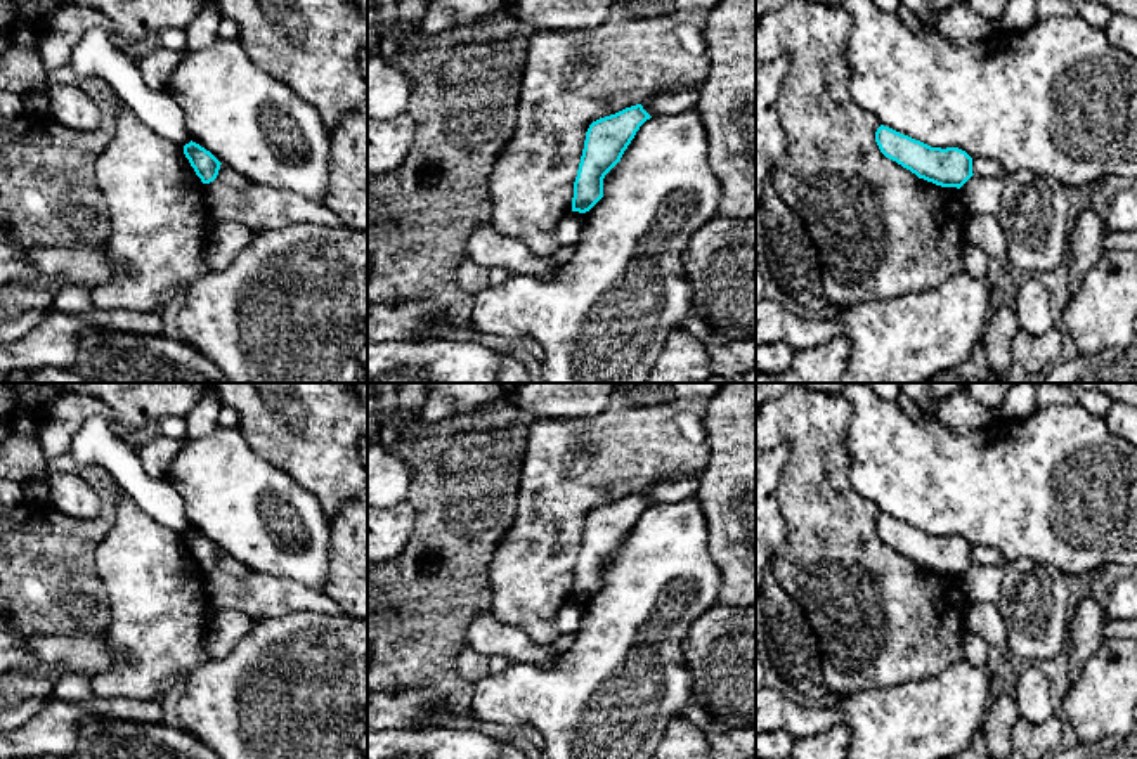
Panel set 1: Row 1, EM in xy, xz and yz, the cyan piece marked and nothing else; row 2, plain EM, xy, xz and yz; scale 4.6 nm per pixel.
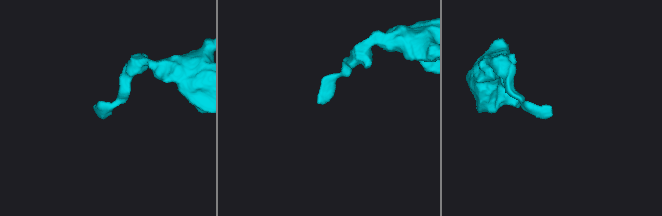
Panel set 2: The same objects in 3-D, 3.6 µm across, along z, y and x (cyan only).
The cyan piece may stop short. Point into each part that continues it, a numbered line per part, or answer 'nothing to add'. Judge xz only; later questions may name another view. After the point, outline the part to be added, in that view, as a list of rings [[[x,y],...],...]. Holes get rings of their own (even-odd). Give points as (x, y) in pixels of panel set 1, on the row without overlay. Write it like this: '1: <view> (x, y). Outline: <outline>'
nothing to add

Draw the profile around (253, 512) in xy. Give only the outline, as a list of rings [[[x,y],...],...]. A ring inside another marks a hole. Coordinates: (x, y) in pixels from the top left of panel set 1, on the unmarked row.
[[[237,428],[184,438],[165,477],[185,504],[191,529],[257,574],[322,591],[329,568],[331,520],[288,473],[260,457]]]

